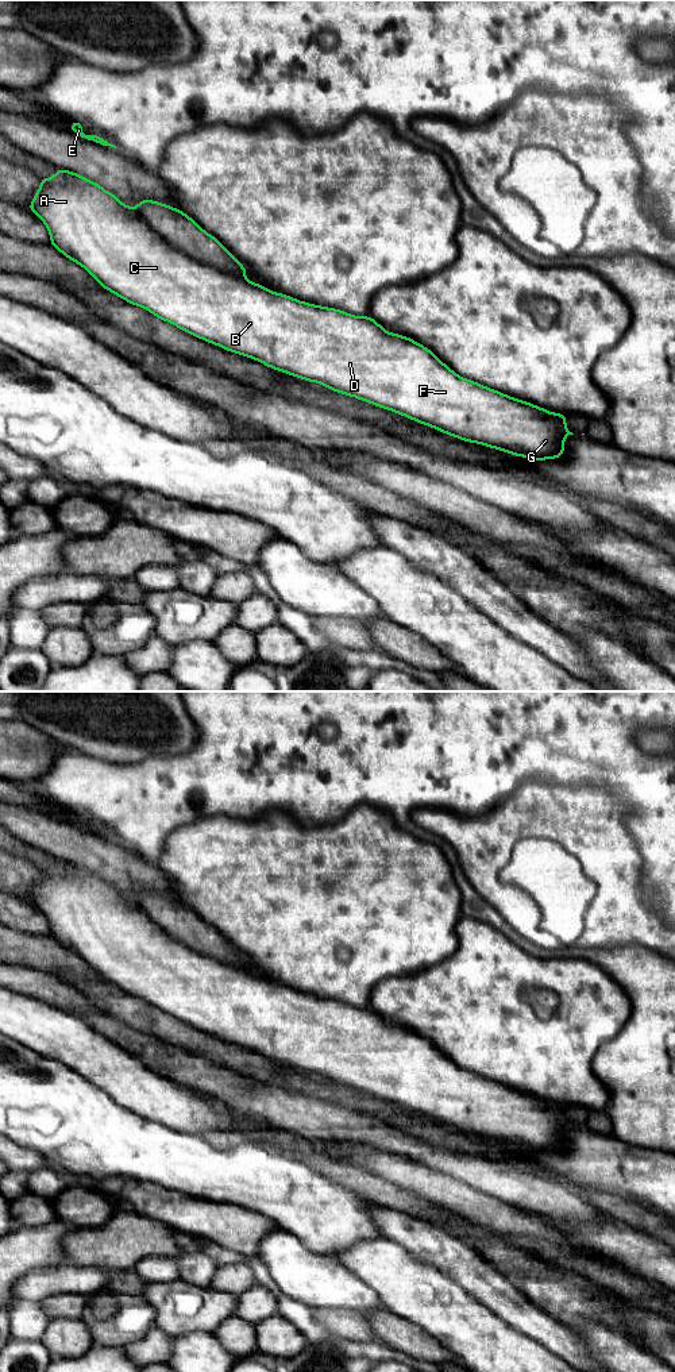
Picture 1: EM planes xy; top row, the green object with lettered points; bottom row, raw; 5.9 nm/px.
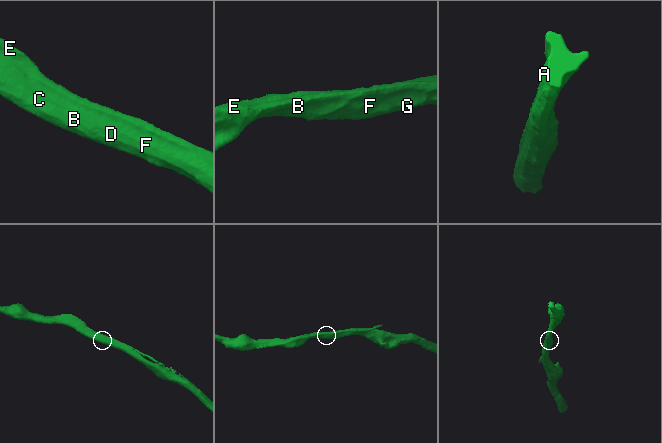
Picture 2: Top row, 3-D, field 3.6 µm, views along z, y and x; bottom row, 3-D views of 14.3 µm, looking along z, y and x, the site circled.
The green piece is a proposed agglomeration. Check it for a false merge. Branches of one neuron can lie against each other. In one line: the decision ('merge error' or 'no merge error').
merge error

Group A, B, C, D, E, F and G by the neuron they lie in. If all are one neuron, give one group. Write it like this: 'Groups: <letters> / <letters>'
Groups: A B C D F G / E

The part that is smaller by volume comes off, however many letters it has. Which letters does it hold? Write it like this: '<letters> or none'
E

